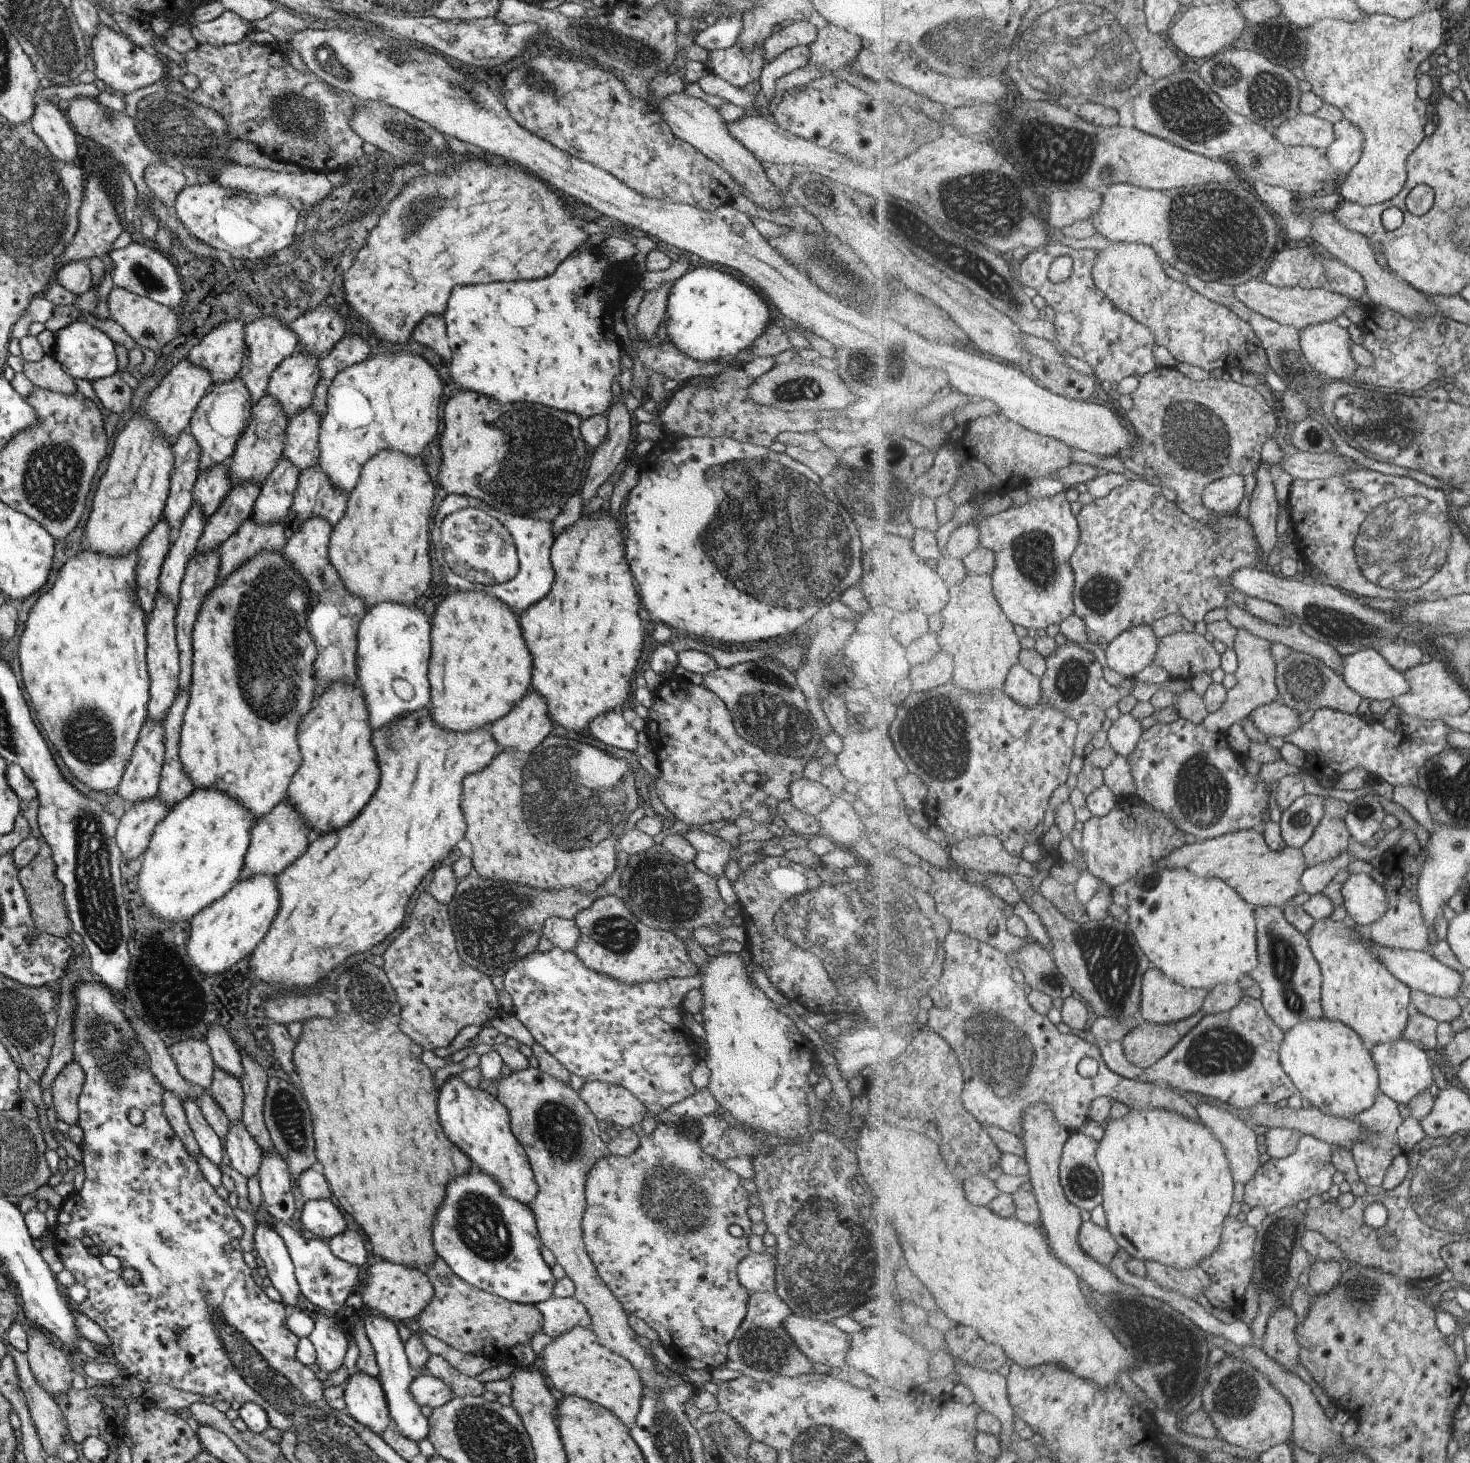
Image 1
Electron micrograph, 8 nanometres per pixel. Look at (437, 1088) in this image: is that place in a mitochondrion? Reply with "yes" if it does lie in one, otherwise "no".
no

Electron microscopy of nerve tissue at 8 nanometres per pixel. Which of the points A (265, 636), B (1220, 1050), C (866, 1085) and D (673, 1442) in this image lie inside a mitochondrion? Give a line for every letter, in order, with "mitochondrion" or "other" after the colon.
A: mitochondrion
B: mitochondrion
C: other
D: mitochondrion

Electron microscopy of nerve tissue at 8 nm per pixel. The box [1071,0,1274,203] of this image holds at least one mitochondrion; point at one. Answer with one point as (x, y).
(1188, 112)

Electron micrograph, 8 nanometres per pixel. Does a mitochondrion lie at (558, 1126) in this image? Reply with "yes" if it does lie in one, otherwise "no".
yes

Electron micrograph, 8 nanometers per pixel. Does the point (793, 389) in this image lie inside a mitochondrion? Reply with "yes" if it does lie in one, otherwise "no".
yes

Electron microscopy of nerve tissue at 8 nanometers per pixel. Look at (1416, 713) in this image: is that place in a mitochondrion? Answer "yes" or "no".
no

